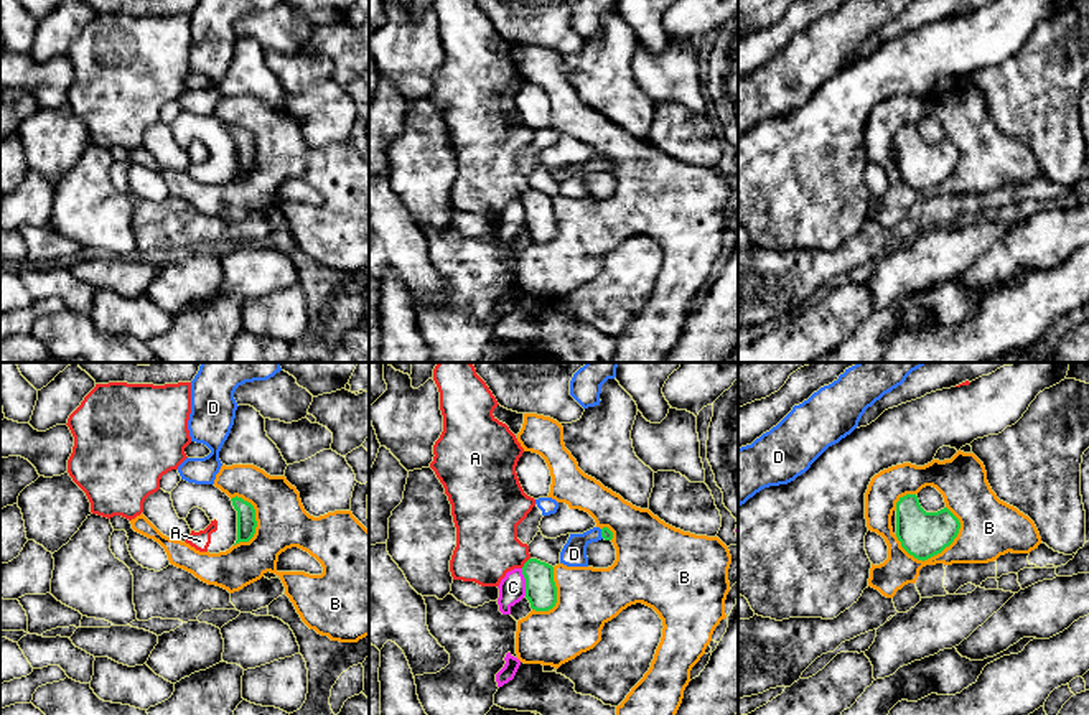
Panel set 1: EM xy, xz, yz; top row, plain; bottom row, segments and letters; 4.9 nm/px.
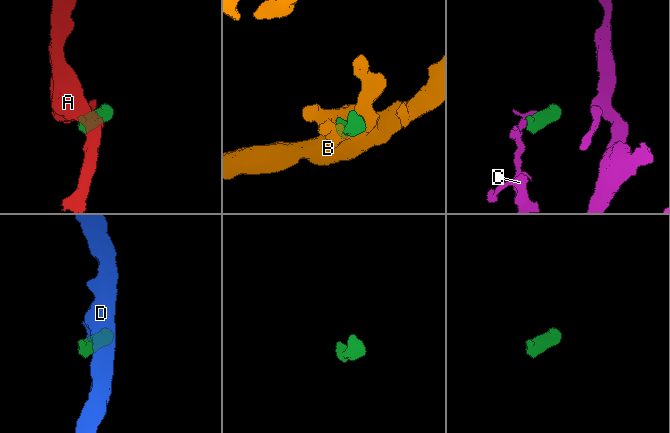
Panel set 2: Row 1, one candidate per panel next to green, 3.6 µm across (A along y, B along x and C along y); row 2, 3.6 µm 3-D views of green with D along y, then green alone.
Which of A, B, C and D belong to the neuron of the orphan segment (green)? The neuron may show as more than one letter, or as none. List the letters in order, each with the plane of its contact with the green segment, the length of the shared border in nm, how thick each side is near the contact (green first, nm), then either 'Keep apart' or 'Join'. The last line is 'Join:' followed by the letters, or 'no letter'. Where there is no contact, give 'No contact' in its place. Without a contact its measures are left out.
A: Touches green in xz. Shared border 70 nm. Thickness 150 nm (green) against 300 nm. Keep apart
B: Touches green in yz. Shared border 340 nm. Thickness 220 nm (green) against 200 nm. Keep apart
C: Touches green in xz. Shared border 140 nm. Thickness 150 nm (green) against 130 nm. Keep apart
D: Touches green in xz. Shared border 50 nm. Thickness 60 nm (green) against 130 nm. Join
Join: D

